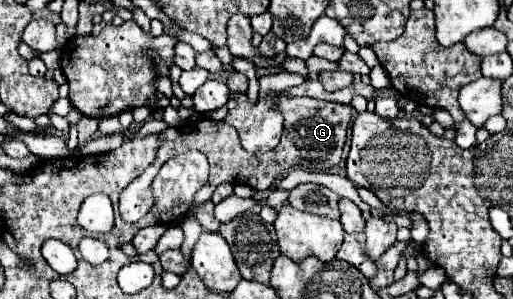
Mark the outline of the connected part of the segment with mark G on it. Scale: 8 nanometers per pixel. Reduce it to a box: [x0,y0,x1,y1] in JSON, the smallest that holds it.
[120,97,354,223]

